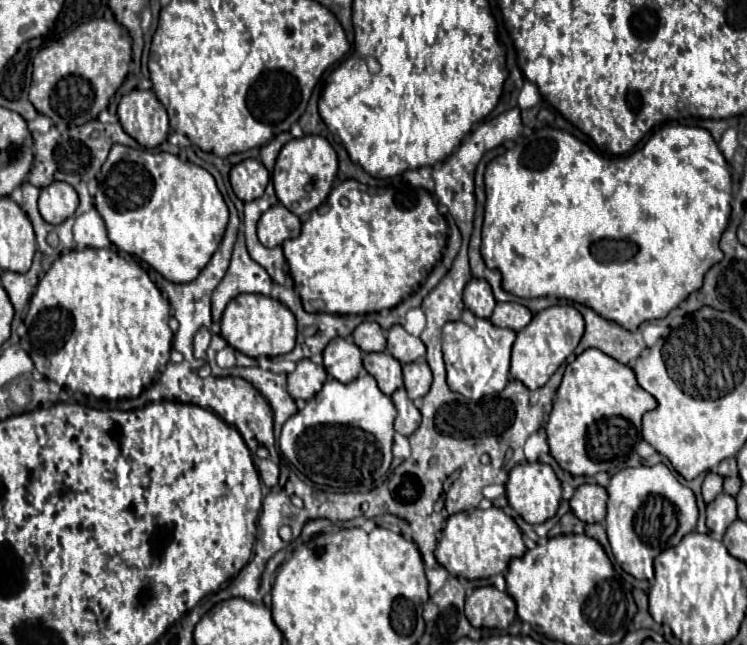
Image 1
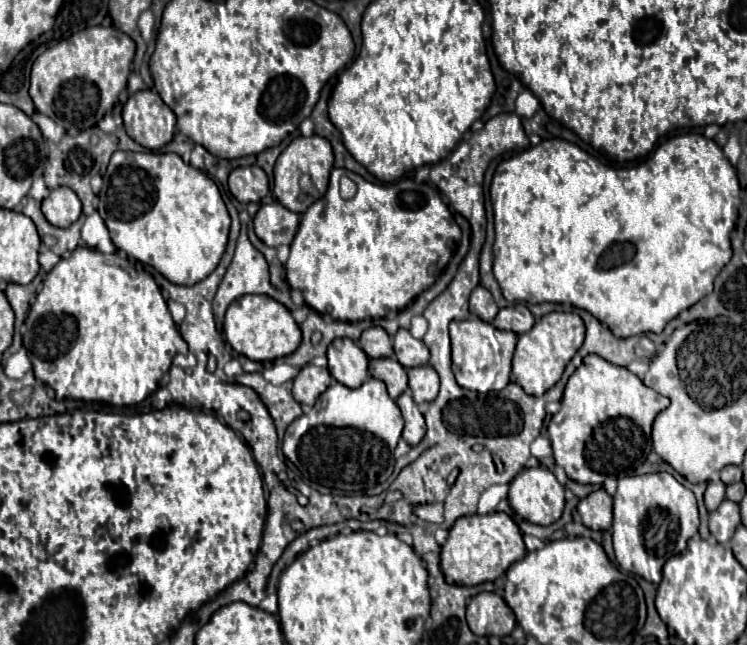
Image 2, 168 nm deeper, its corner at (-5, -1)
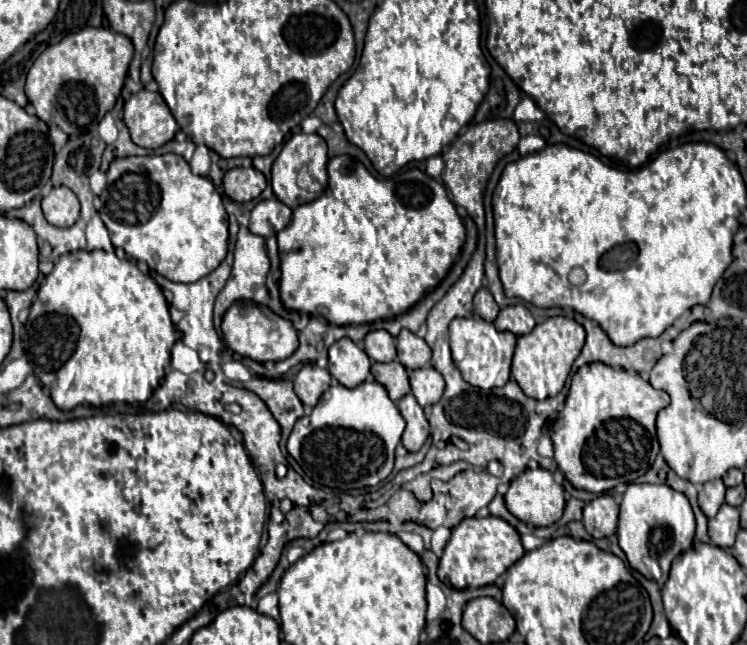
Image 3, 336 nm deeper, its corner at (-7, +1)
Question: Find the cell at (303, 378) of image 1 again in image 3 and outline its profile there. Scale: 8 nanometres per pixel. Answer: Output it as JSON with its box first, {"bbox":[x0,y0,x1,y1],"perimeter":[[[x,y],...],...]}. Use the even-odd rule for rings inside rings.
{"bbox":[294,364,330,406],"perimeter":[[[304,364],[294,378],[294,392],[306,406],[316,406],[324,390],[330,386],[330,374],[326,368]]]}

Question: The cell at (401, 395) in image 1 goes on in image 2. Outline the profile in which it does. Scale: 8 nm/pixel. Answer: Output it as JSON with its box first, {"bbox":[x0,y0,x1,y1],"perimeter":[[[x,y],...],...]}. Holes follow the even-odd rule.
{"bbox":[396,390,426,446],"perimeter":[[[406,390],[398,400],[396,400],[400,412],[402,412],[402,418],[404,418],[404,432],[402,432],[402,438],[410,444],[410,446],[416,446],[424,434],[426,434],[426,424],[424,424],[424,416],[420,414],[416,402],[412,400],[412,394],[410,390]]]}

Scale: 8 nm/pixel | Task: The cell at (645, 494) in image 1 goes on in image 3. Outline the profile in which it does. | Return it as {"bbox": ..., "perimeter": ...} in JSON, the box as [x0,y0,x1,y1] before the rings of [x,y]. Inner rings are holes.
{"bbox":[618,484,696,578],"perimeter":[[[628,484],[626,492],[620,502],[620,522],[618,522],[618,544],[626,554],[626,560],[630,568],[638,570],[646,578],[654,578],[648,566],[644,564],[644,558],[650,556],[658,560],[662,574],[666,576],[670,562],[684,550],[692,546],[696,530],[694,512],[690,506],[690,500],[678,492],[672,490],[668,484]]]}

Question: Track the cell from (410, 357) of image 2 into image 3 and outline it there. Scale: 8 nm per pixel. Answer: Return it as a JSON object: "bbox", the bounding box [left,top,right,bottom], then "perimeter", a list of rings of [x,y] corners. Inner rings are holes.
{"bbox":[396,330,432,370],"perimeter":[[[400,330],[396,342],[398,342],[398,360],[406,370],[416,370],[430,362],[432,352],[428,344],[422,338],[418,338],[414,332]]]}

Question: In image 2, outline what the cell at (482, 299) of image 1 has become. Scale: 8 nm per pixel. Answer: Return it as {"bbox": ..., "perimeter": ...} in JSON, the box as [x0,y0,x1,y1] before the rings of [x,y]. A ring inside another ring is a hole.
{"bbox":[470,286,498,322],"perimeter":[[[484,286],[474,288],[474,292],[470,294],[470,312],[476,314],[484,322],[492,322],[494,316],[498,314],[498,306],[492,294]]]}

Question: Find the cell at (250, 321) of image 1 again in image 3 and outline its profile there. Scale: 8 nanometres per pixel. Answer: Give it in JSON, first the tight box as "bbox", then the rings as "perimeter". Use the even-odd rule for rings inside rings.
{"bbox":[222,302,298,362],"perimeter":[[[234,302],[222,320],[222,334],[228,346],[240,356],[252,358],[256,362],[278,362],[286,360],[298,348],[298,332],[290,320],[274,314],[268,306],[256,302]]]}

